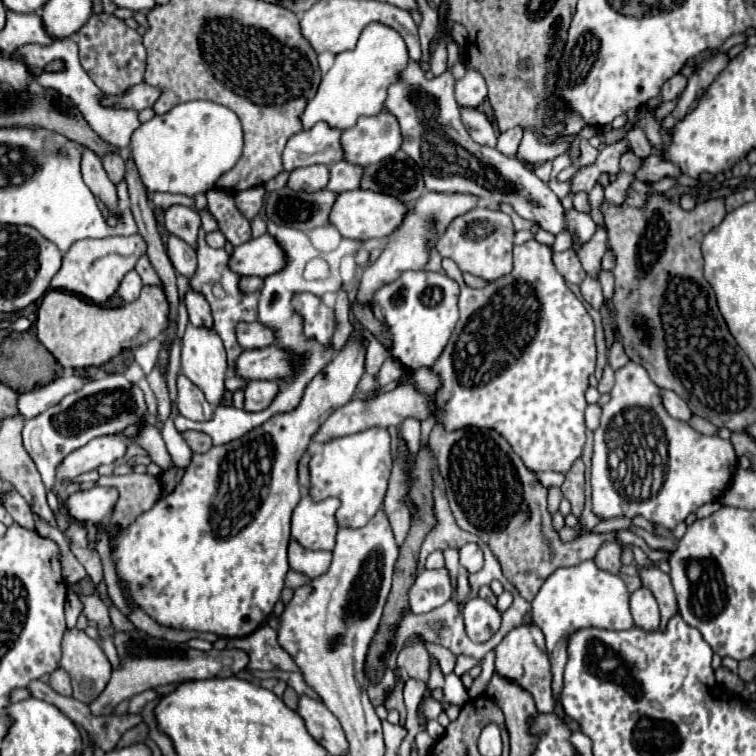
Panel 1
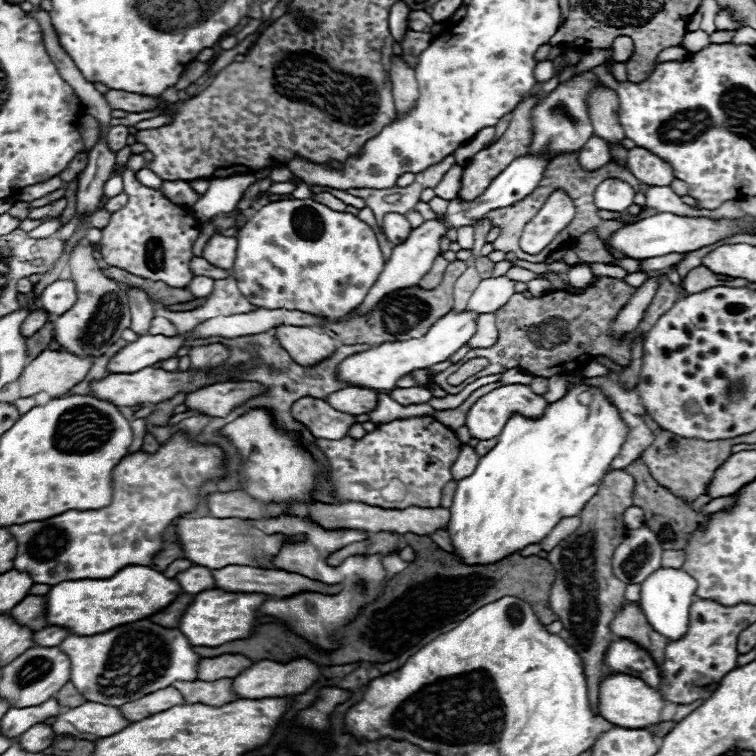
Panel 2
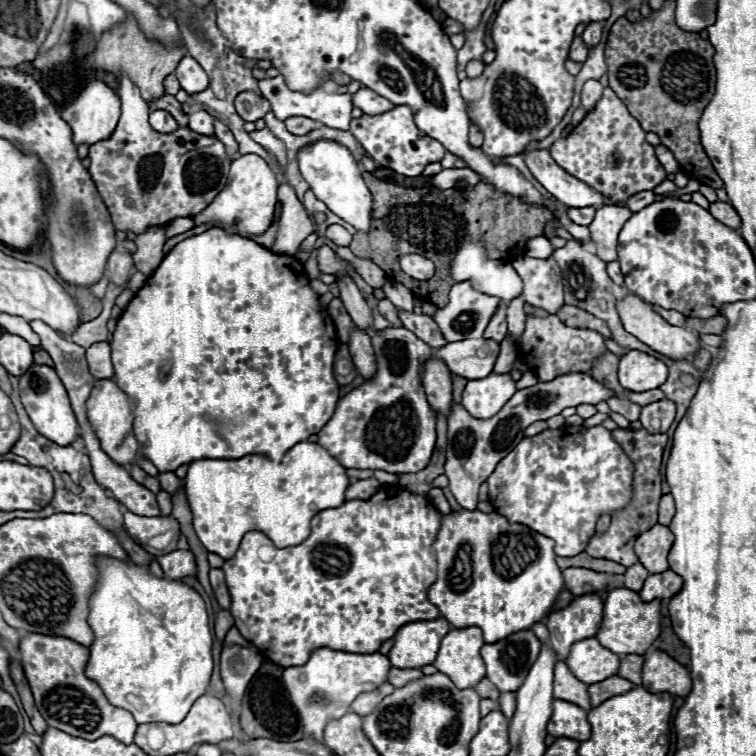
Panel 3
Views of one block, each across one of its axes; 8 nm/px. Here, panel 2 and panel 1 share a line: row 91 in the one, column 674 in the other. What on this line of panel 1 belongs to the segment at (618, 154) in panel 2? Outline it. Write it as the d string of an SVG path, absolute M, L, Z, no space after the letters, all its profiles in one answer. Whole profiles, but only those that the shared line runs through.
M650 564L650 566L642 566L640 568L640 580L642 584L652 592L652 596L656 598L658 606L660 606L660 631L664 632L668 620L678 612L676 606L676 594L670 582L670 576L664 574L658 564Z

